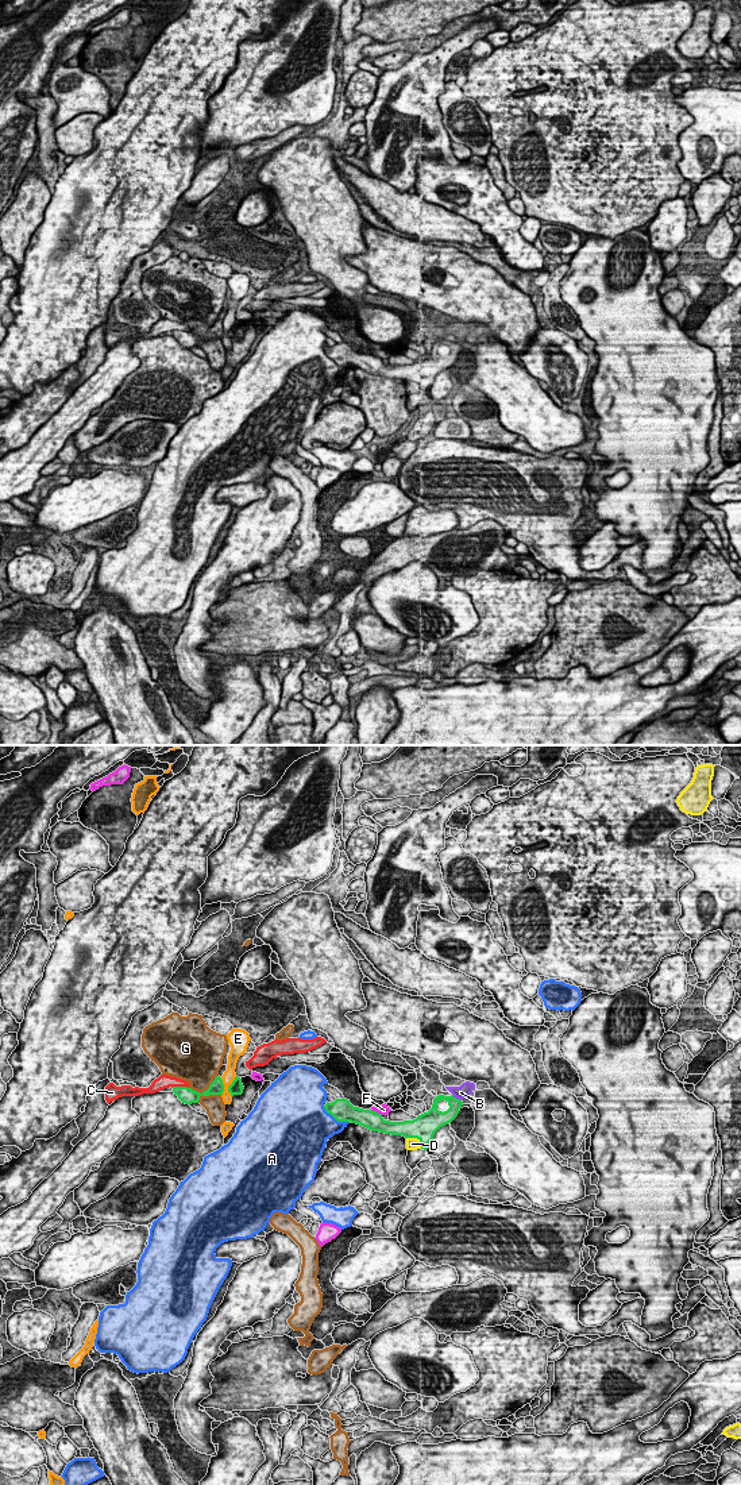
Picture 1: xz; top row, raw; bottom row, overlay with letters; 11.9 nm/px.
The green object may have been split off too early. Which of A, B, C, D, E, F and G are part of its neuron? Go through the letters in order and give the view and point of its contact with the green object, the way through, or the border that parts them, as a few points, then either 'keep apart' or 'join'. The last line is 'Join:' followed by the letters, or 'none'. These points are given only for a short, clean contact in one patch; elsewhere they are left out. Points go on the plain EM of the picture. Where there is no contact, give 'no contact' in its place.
A: xz (335, 362) | keep apart
B: xz (455, 342) | across xz (455, 348), (455, 342), (460, 336) | join
C: xz (180, 331) | keep apart
D: xz (416, 381) | keep apart
E: xz (228, 331) | keep apart
F: xz (374, 355) | keep apart
G: xz (205, 339) | keep apart
Join: B

